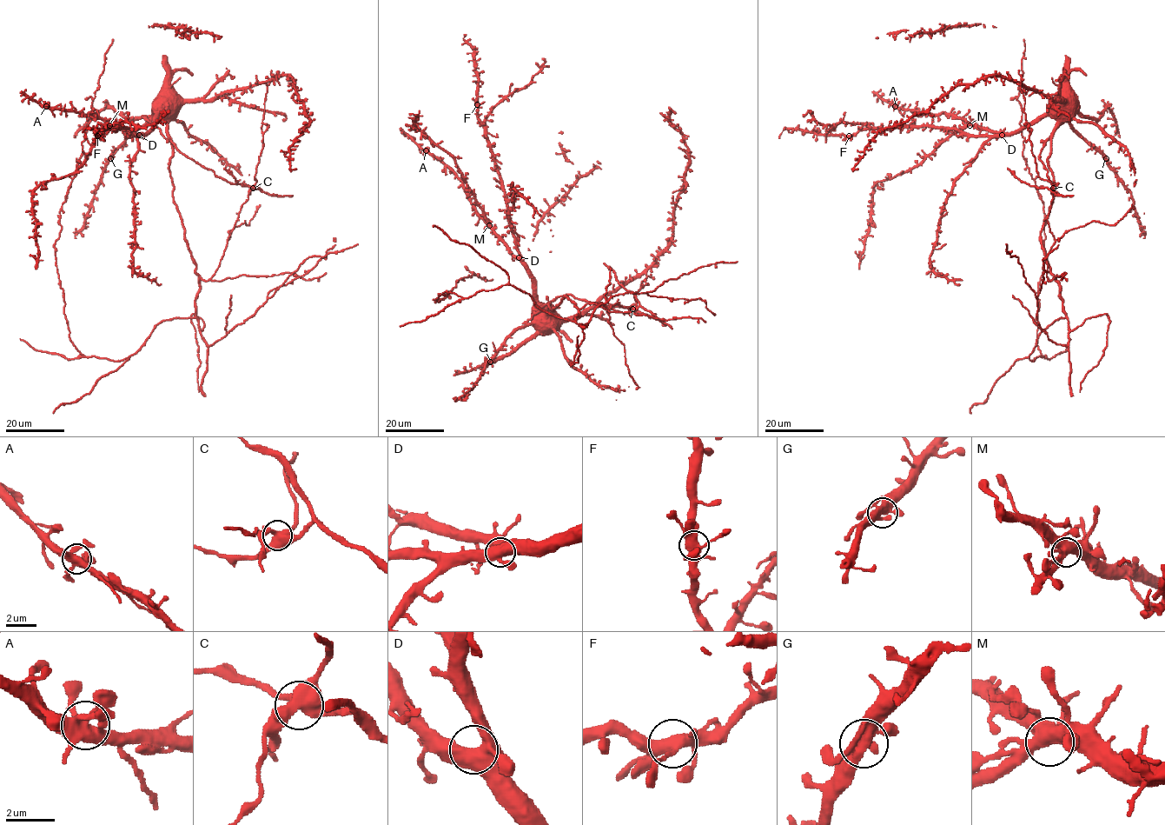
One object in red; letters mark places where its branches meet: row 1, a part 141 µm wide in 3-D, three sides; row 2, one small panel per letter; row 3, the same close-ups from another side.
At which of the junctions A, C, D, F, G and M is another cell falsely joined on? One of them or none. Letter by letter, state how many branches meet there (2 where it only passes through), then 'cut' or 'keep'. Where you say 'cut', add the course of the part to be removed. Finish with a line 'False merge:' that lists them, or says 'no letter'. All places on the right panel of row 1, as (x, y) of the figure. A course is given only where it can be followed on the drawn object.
A: 7 branches meet; keep
C: 5 branches meet; cut; foreign part runs (1052, 188), (1056, 184), (1049, 179), (1039, 155), (1053, 130), (1068, 116)
D: 4 branches meet; keep
F: 5 branches meet; keep
G: 5 branches meet; keep
M: 5 branches meet; keep
False merge: C

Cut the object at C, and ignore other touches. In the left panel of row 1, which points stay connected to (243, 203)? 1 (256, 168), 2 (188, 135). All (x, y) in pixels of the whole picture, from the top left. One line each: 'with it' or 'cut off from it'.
1: with it
2: with it

